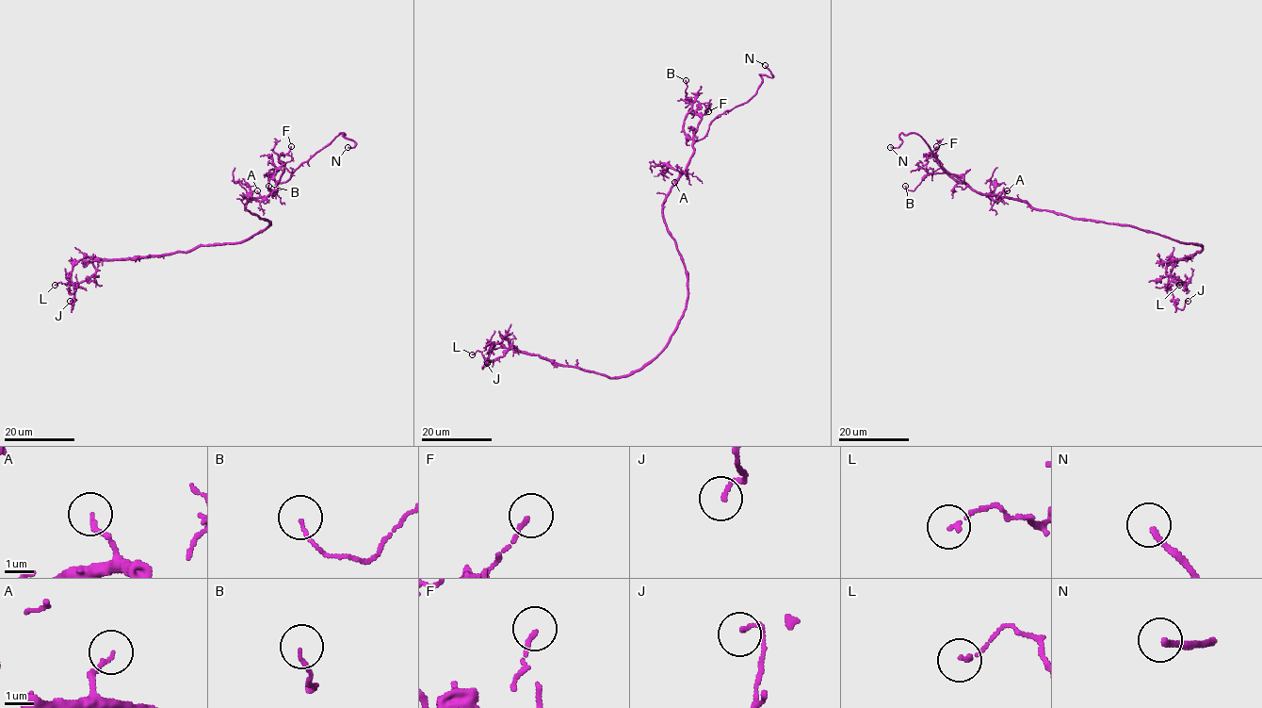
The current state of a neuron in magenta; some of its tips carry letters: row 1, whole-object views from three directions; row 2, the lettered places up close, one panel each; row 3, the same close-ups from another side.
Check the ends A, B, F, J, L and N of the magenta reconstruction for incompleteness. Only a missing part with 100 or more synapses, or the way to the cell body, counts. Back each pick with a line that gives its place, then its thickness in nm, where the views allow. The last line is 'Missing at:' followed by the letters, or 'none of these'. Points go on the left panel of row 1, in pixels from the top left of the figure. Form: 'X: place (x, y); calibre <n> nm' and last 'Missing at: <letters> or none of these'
N: place (347, 147); calibre 200 nm
Missing at: N

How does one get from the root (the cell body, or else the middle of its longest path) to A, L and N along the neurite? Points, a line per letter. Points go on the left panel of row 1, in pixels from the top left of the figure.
A: (270, 224), (267, 220), (245, 209), (250, 201), (259, 196), (257, 190)
L: (270, 224), (238, 242), (213, 243), (155, 256), (95, 260), (95, 273), (86, 281), (55, 285)
N: (270, 224), (245, 205), (272, 194), (279, 183), (340, 133), (355, 142), (347, 147)

